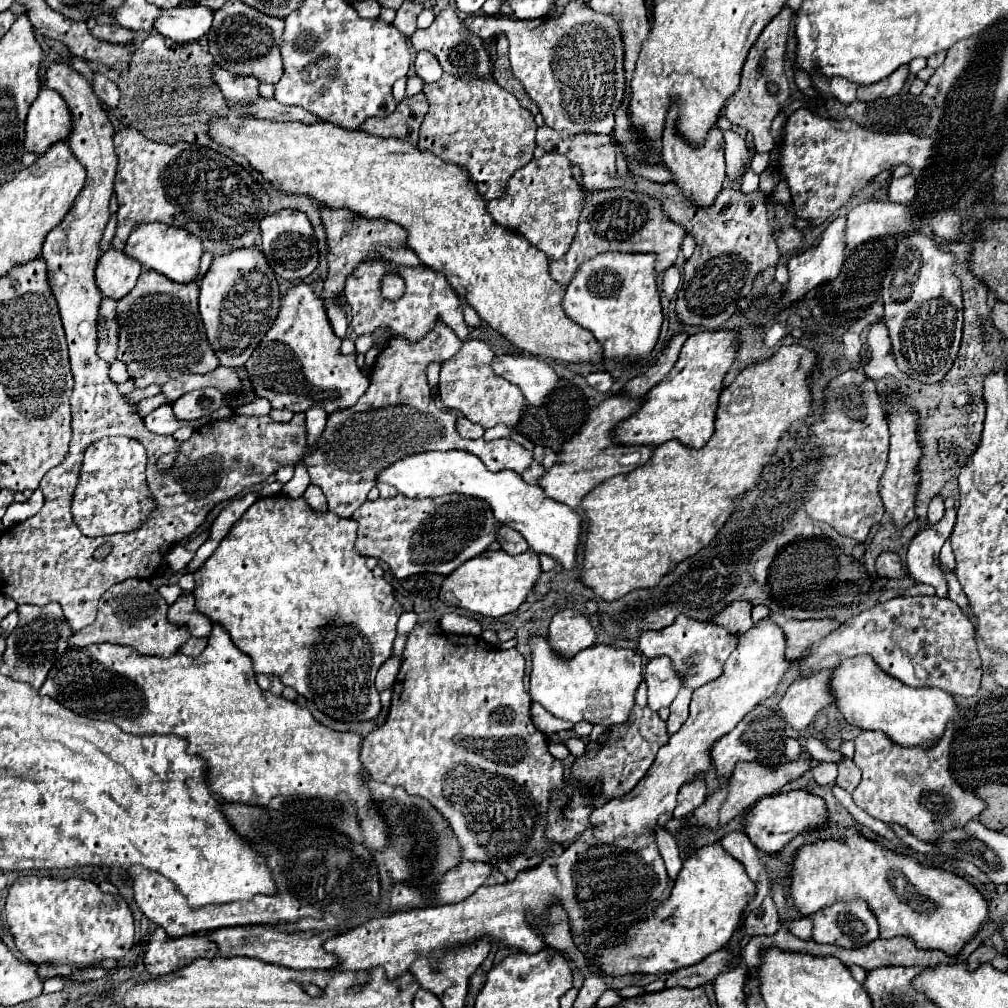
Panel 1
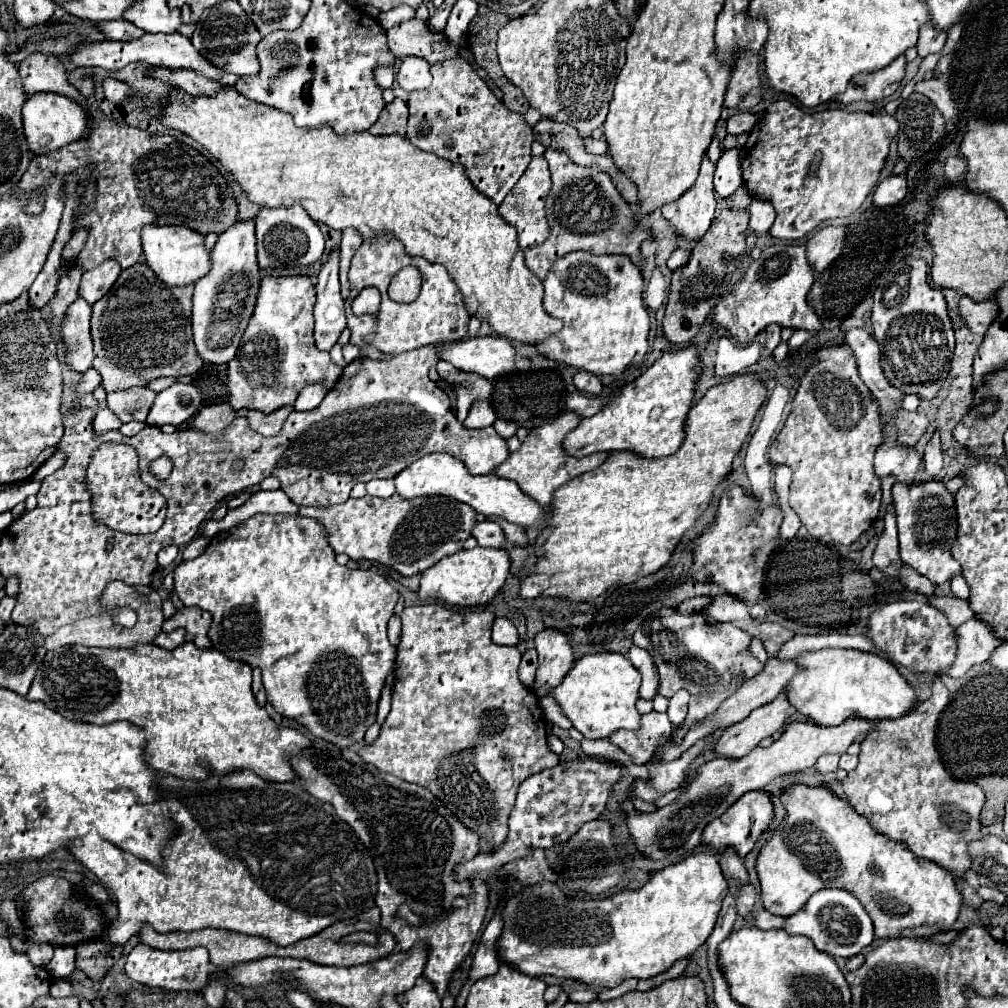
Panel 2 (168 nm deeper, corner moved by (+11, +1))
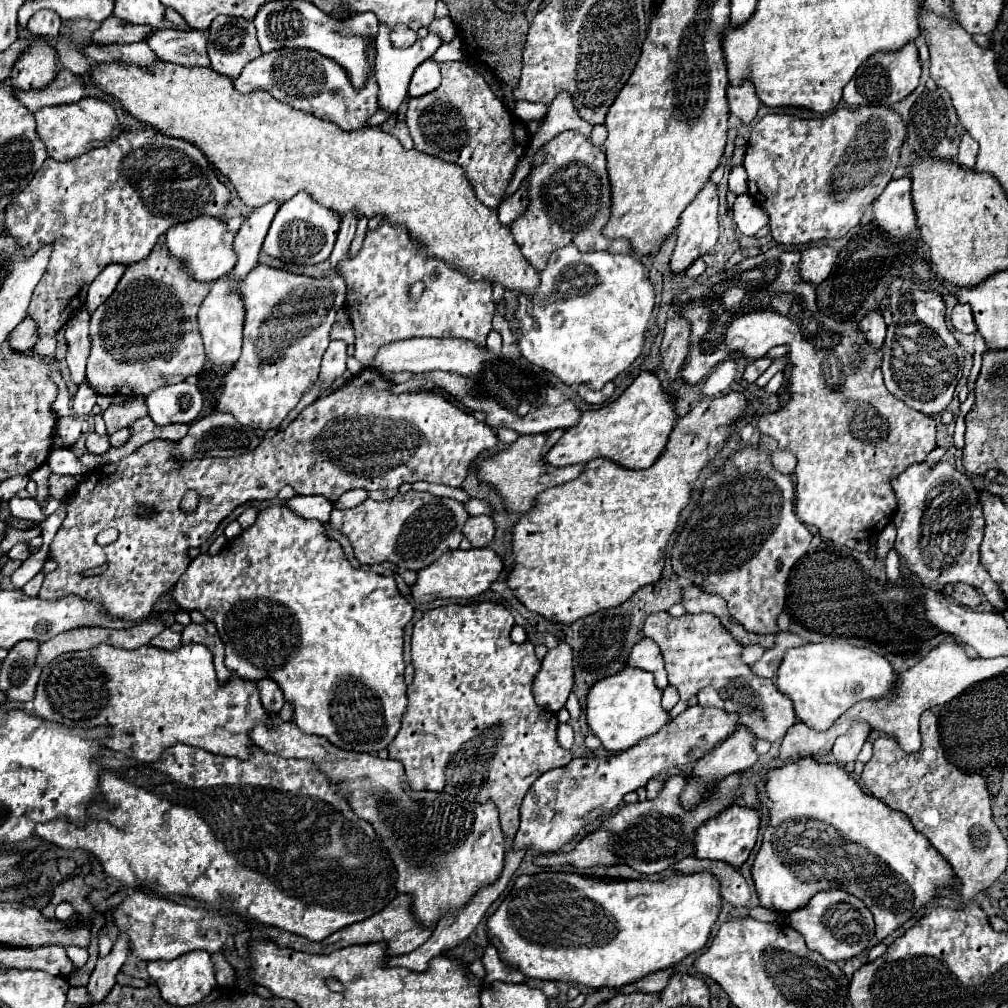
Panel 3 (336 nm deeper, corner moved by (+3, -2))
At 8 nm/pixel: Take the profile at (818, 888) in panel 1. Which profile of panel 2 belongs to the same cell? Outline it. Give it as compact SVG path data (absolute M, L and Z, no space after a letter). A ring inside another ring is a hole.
M790 784L780 800L786 810L786 818L772 830L770 840L760 848L756 860L756 874L762 882L762 906L778 916L796 914L808 898L820 888L840 888L854 894L864 910L870 914L874 922L874 932L878 938L900 936L902 930L914 926L936 926L950 928L960 912L962 896L956 890L954 876L924 858L912 854L902 842L894 842L888 836L880 834L868 818L858 814L854 806L842 798L838 798L832 790L820 786L806 784Z

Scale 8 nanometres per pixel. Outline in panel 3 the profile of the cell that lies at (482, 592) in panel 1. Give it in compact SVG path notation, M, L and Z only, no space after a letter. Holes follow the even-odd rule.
M472 547L468 551L462 549L446 551L438 561L434 561L432 565L428 565L418 573L418 581L412 587L412 597L416 603L432 601L432 599L448 599L448 597L474 599L480 593L488 591L502 571L504 571L504 563L490 547L482 547L482 549Z

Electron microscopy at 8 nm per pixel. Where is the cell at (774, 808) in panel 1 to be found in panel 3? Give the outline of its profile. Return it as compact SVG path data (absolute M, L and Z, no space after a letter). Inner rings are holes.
M732 805L730 809L726 809L724 813L710 819L706 825L702 825L698 829L698 837L694 841L696 857L728 861L732 867L740 867L756 845L758 829L760 829L760 811L758 809L744 807L744 805Z

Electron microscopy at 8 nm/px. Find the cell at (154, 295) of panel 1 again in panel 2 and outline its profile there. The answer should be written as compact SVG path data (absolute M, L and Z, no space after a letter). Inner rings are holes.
M146 262L120 272L114 286L92 306L90 334L94 342L92 368L102 376L106 392L148 386L160 376L194 374L202 366L192 342L192 292L194 286L168 286Z

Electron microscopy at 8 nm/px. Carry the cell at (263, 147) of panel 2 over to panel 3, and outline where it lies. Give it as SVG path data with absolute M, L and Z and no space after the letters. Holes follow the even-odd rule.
M160 61L154 69L100 63L96 65L92 79L104 93L118 99L138 121L154 127L162 135L180 137L196 145L206 159L232 181L240 199L252 209L268 201L284 203L296 193L306 191L314 197L314 201L318 201L318 205L332 209L340 217L354 209L358 217L364 215L372 219L378 215L390 225L408 229L408 235L424 249L426 255L442 259L460 273L466 273L472 281L480 279L490 285L500 283L506 291L516 295L526 293L526 297L538 289L538 273L518 249L510 229L498 221L496 209L482 205L478 197L474 197L466 171L460 165L450 165L438 157L420 153L418 149L404 149L396 137L384 133L380 127L346 133L330 121L290 109L266 91L254 91L248 95L238 93L228 77L204 67L182 67L164 61Z

